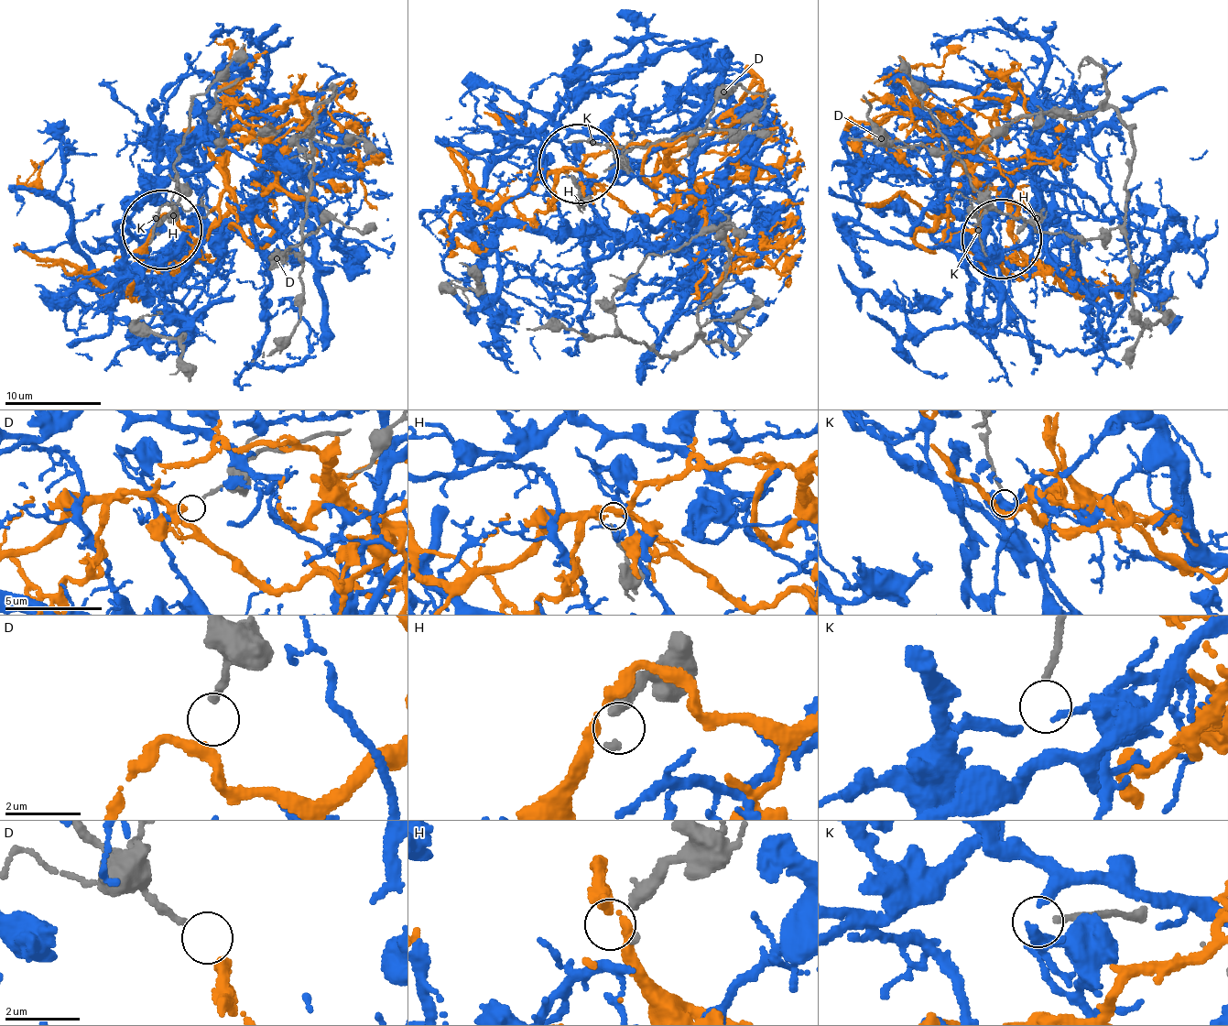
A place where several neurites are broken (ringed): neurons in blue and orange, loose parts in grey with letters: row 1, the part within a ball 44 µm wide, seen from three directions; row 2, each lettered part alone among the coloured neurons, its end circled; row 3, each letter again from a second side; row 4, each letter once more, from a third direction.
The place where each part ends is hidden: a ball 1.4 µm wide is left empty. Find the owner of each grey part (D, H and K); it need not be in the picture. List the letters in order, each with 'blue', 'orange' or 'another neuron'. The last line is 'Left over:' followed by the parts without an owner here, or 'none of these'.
D: another neuron
H: another neuron
K: blue
Left over: D, H

